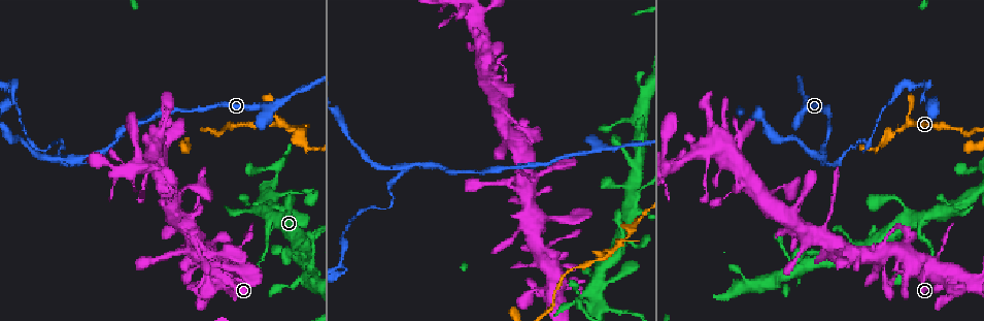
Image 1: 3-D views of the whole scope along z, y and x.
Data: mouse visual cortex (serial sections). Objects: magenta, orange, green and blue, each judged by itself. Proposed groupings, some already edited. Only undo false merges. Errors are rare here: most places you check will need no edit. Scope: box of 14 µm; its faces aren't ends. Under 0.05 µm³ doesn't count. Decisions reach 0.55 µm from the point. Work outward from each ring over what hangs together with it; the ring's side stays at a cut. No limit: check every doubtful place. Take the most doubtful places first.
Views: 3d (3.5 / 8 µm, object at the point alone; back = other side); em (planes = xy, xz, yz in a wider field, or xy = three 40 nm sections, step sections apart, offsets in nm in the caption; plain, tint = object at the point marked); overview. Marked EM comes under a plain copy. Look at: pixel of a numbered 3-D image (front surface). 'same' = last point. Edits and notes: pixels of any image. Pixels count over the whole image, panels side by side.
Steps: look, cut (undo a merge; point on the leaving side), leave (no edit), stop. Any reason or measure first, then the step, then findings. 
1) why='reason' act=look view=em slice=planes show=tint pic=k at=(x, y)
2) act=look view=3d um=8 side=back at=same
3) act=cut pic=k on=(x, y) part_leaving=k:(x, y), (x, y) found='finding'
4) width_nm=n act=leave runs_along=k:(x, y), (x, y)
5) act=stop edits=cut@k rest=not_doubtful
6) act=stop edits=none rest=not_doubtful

act=look view=3d um=3.5 pic=1 at=(79, 158)

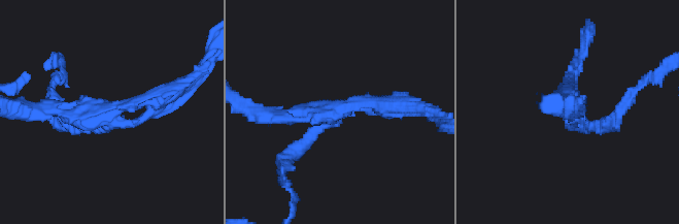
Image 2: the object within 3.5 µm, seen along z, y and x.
arms=3 arm_widths_nm=200,200,300 why='need the tissue' act=look view=em slice=xy step=5 show=tint pic=2 at=(341, 110)

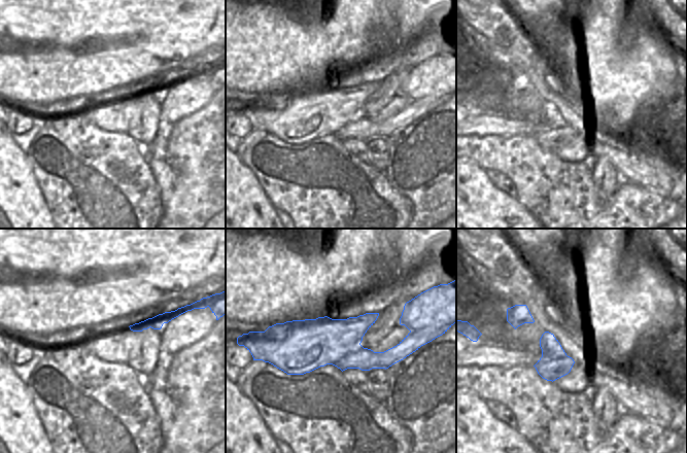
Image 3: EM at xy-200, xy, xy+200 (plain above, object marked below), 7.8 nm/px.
width_nm=400 act=leave runs_along=2:(403, 107), (337, 109), (293, 152) found='one cell here'

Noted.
why='thin neck' act=look view=3d um=8 pic=1 at=(909, 121)

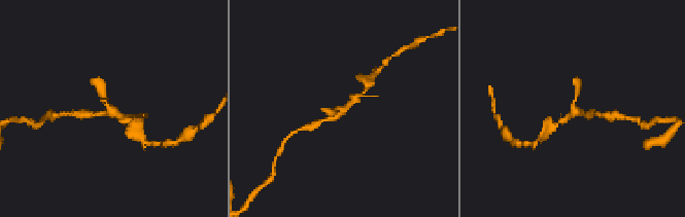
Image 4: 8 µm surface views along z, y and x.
act=look view=3d um=3.5 pic=4 at=(577, 108)

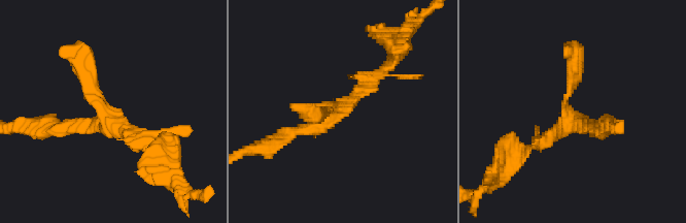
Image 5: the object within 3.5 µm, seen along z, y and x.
why='shape alone is not enough' act=look view=em slice=xy step=3 show=tint pic=5 at=(337, 110)

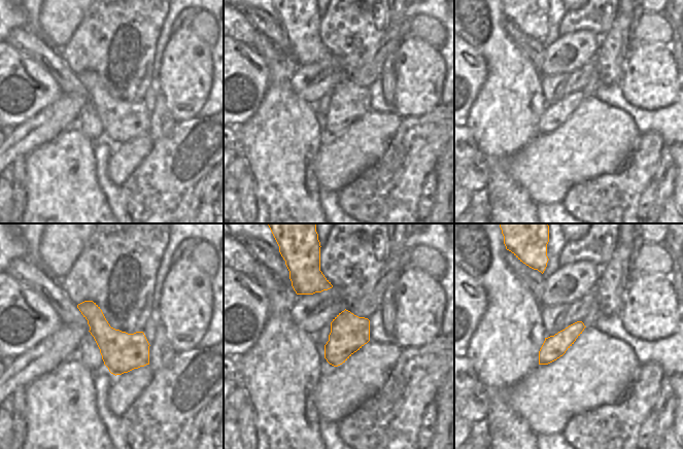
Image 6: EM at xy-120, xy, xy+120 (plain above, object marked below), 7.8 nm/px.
width_nm=300 act=leave runs_along=5:(279, 138), (323, 126), (386, 67) found='all the same cell'

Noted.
why='abrupt turn' act=look view=3d um=8 side=back pic=1 at=(58, 142)

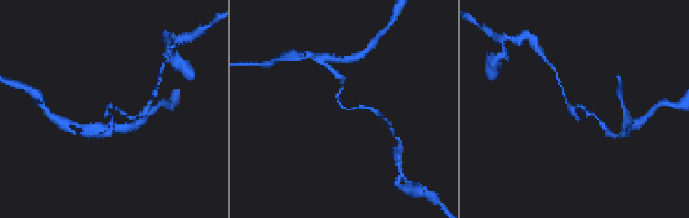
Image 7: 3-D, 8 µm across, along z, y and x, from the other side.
act=look view=3d um=3.5 pic=7 at=(575, 107)

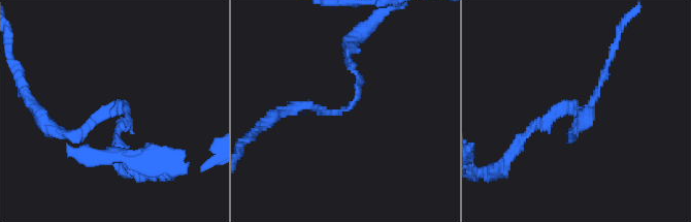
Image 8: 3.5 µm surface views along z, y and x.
act=leave runs_along=8:(522, 139), (557, 110), (576, 110), (578, 129) found='continuous, no second cell'

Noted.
why='sudden change in width' act=look view=3d um=3.5 pic=1 at=(368, 207)

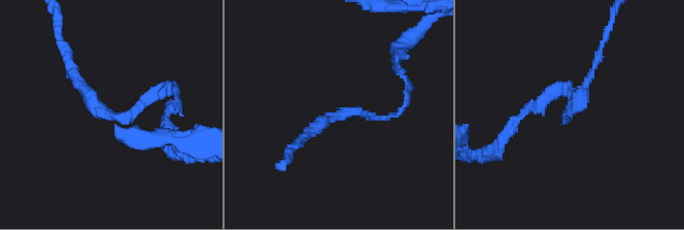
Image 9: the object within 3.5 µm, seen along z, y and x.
arm_widths_nm=100,150 why='shape alone is not enough' act=look view=em slice=xy step=5 show=tint pic=9 at=(571, 112)

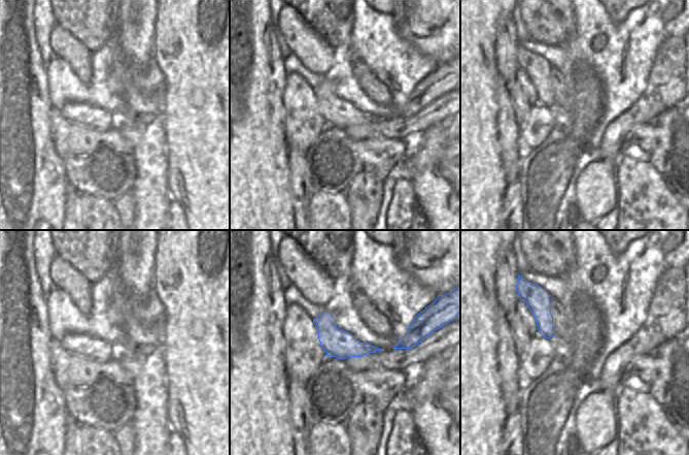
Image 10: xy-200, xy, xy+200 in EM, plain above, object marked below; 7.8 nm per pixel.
act=leave runs_along=9:(401, 108), (390, 117), (346, 111), (302, 138) found='all the same cell'

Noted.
why='thick turns thin' act=look view=3d um=3.5 pic=1 at=(916, 86)

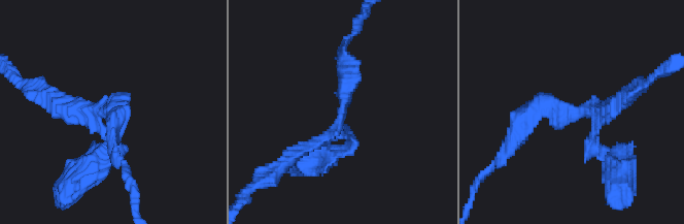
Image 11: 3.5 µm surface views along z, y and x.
arms=3 arm_widths_nm=150,200,300 why='shape alone is not enough' act=look view=em slice=xy step=5 show=tint pic=11 at=(342, 115)

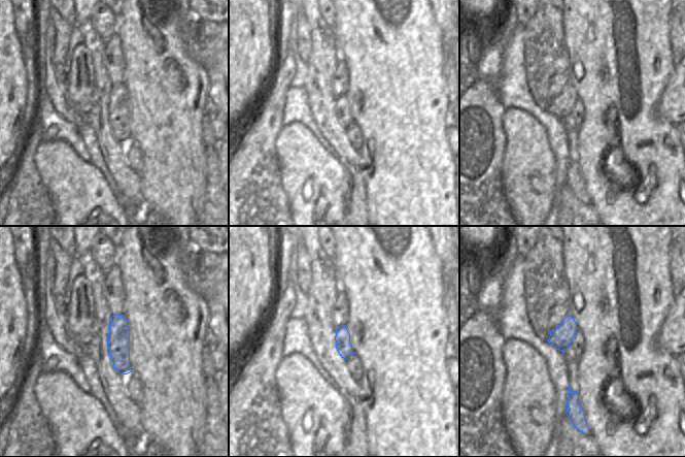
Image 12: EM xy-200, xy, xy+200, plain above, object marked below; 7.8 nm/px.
act=leave runs_along=11:(519, 130), (535, 108), (592, 112), (597, 150) found='all the same cell'

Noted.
act=stop edits=none rest=not_doubtful

